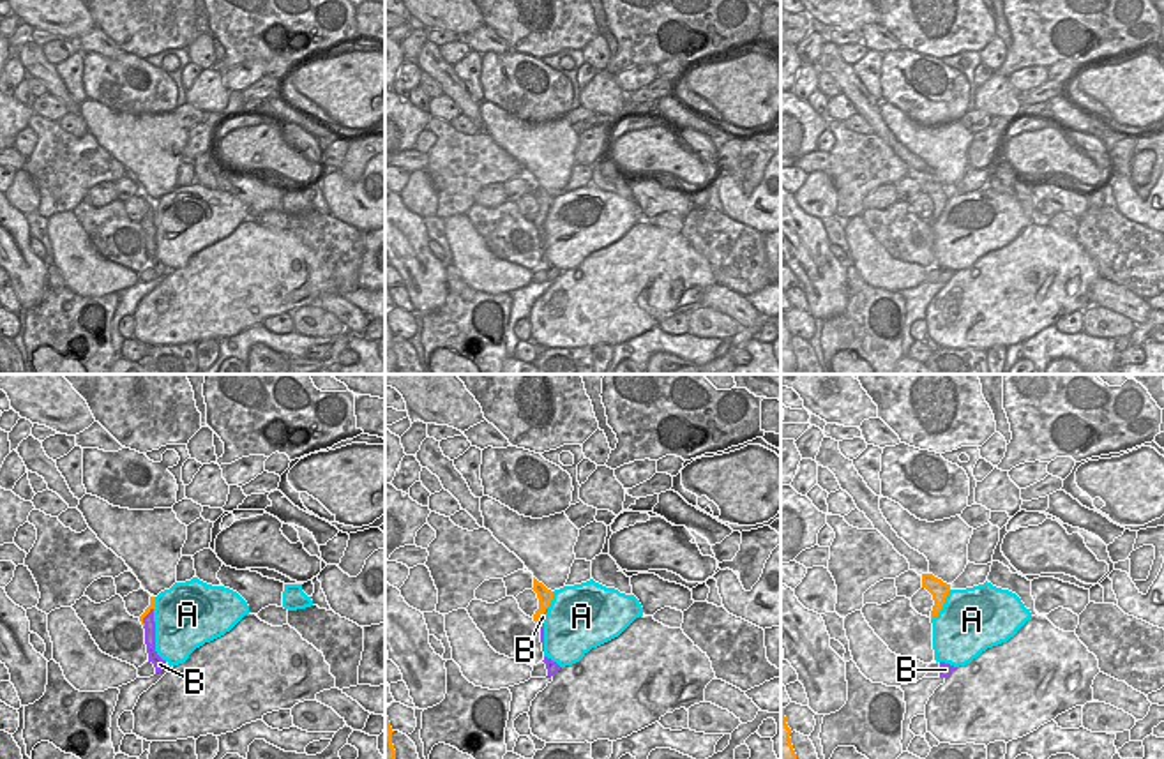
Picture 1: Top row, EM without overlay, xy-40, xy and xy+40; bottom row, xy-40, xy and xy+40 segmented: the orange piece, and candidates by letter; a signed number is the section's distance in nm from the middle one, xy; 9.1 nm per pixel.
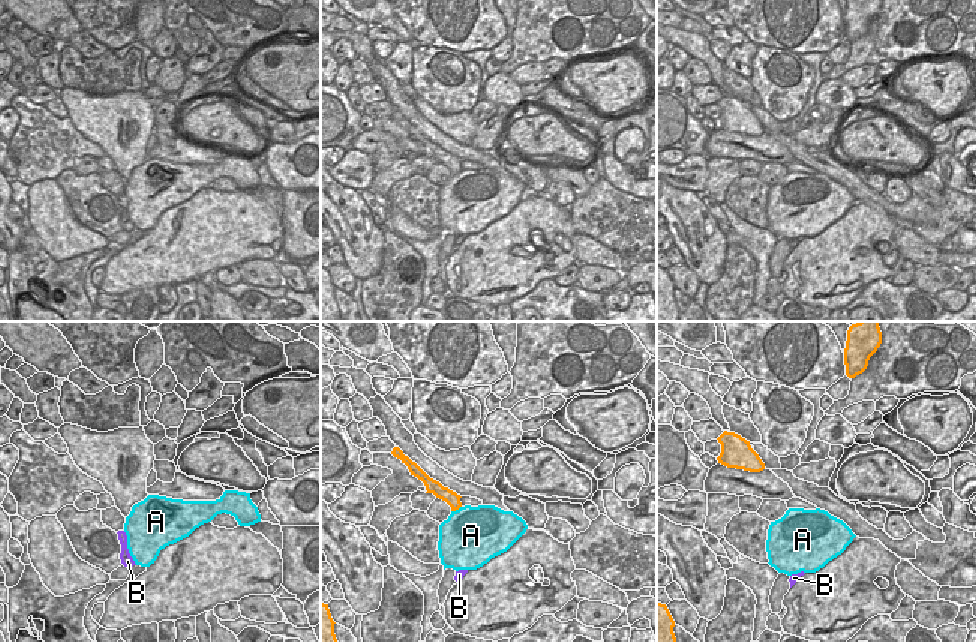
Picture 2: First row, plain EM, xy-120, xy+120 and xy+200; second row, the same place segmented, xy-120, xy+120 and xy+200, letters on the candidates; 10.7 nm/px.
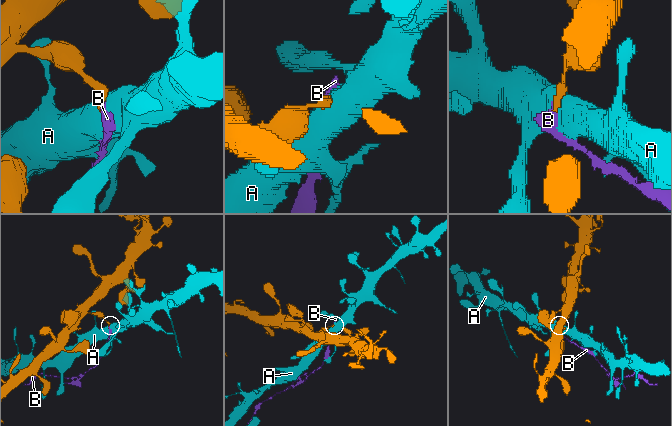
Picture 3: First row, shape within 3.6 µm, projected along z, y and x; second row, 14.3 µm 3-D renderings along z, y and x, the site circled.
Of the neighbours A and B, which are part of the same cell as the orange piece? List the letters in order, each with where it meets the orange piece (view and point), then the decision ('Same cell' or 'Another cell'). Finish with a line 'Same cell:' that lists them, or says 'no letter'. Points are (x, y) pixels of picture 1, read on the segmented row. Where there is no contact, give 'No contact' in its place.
A: Touches orange at xy+40 (942, 606). Another cell
B: Touches orange at xy-40 (143, 616). Another cell
Same cell: no letter

